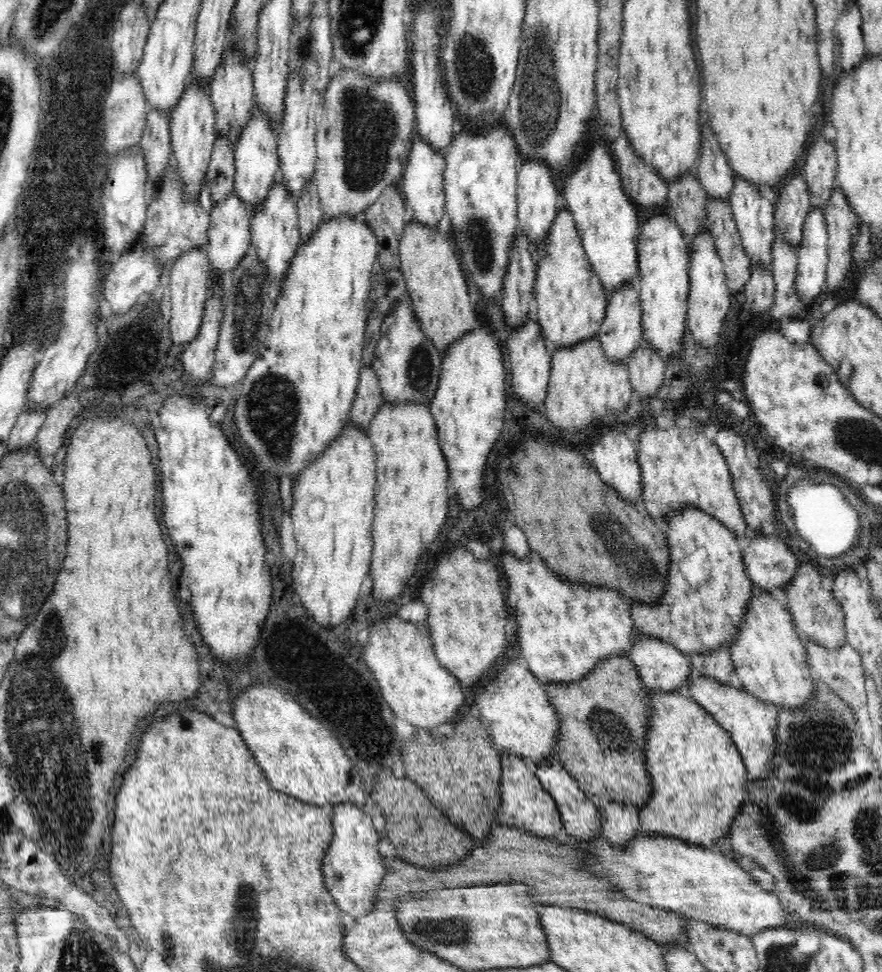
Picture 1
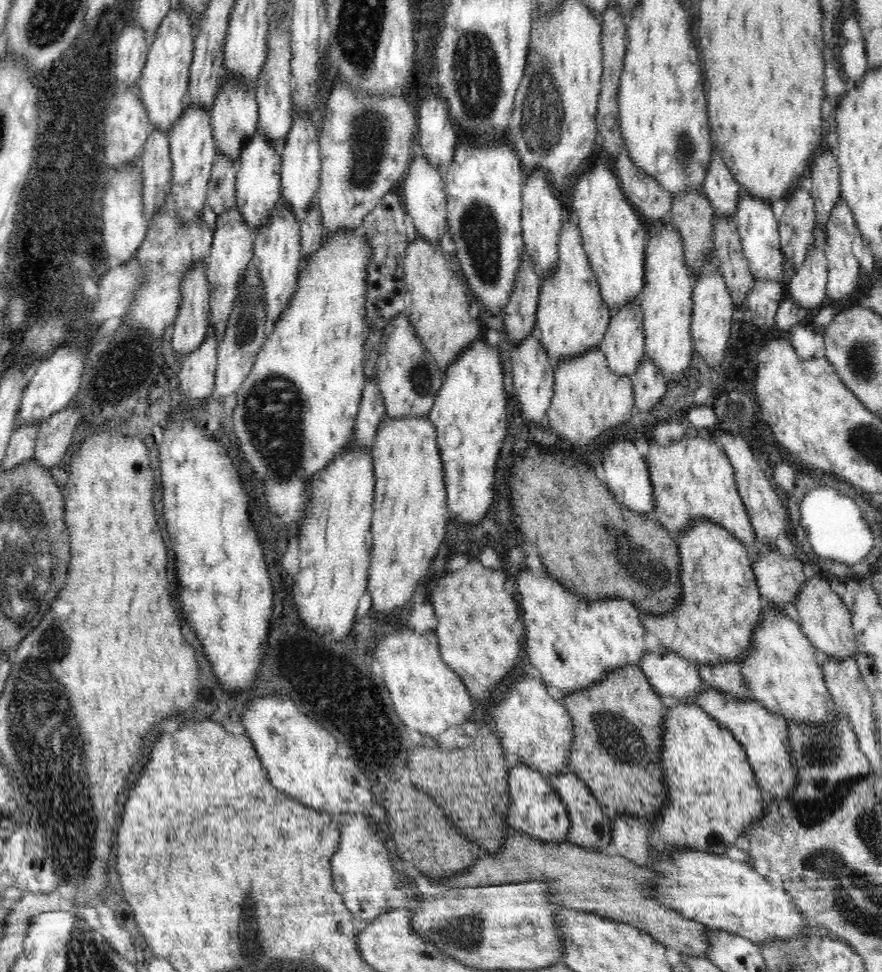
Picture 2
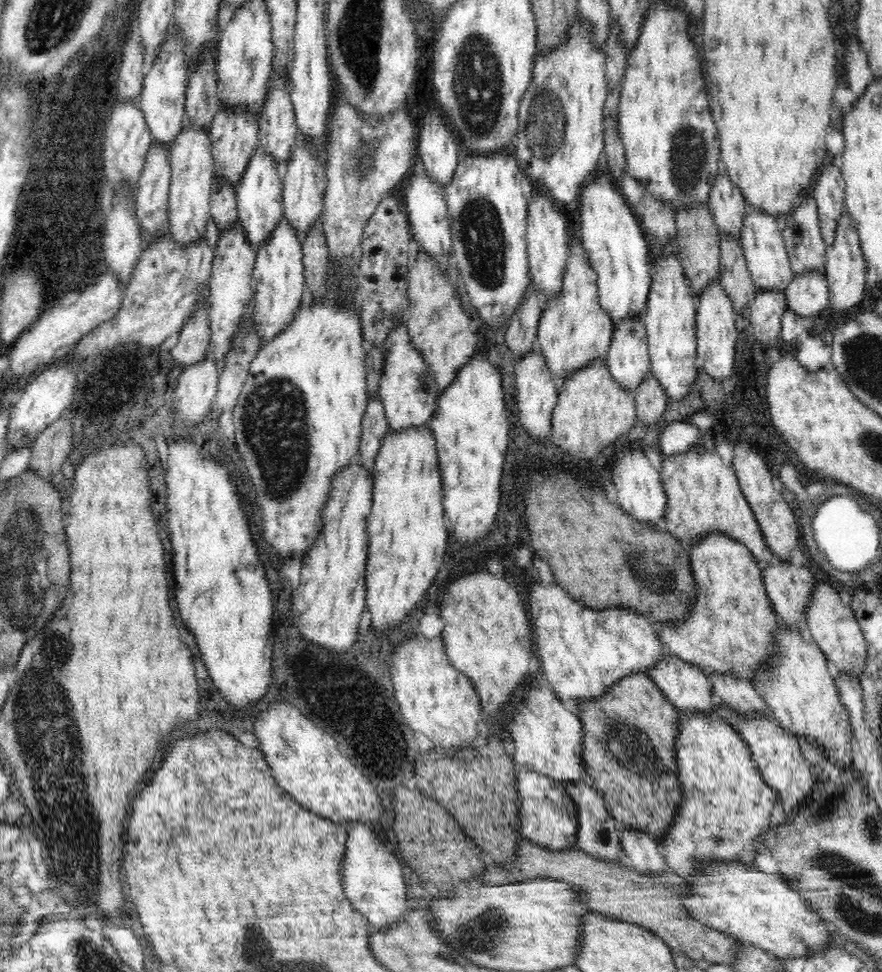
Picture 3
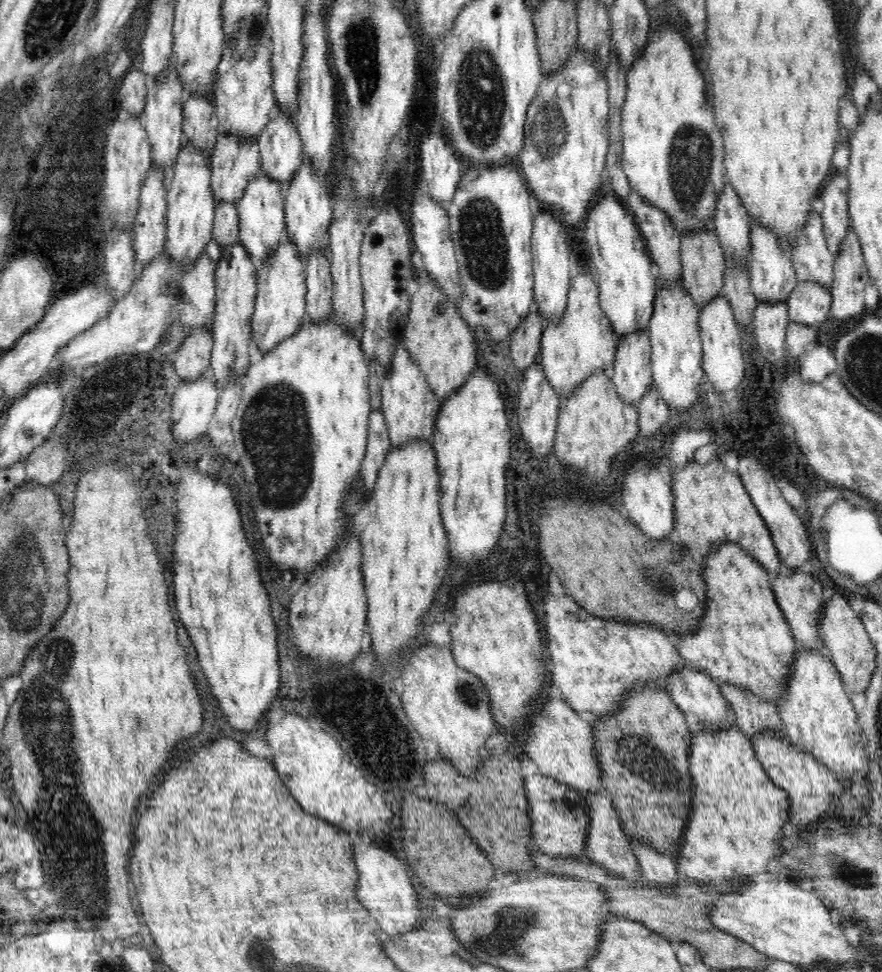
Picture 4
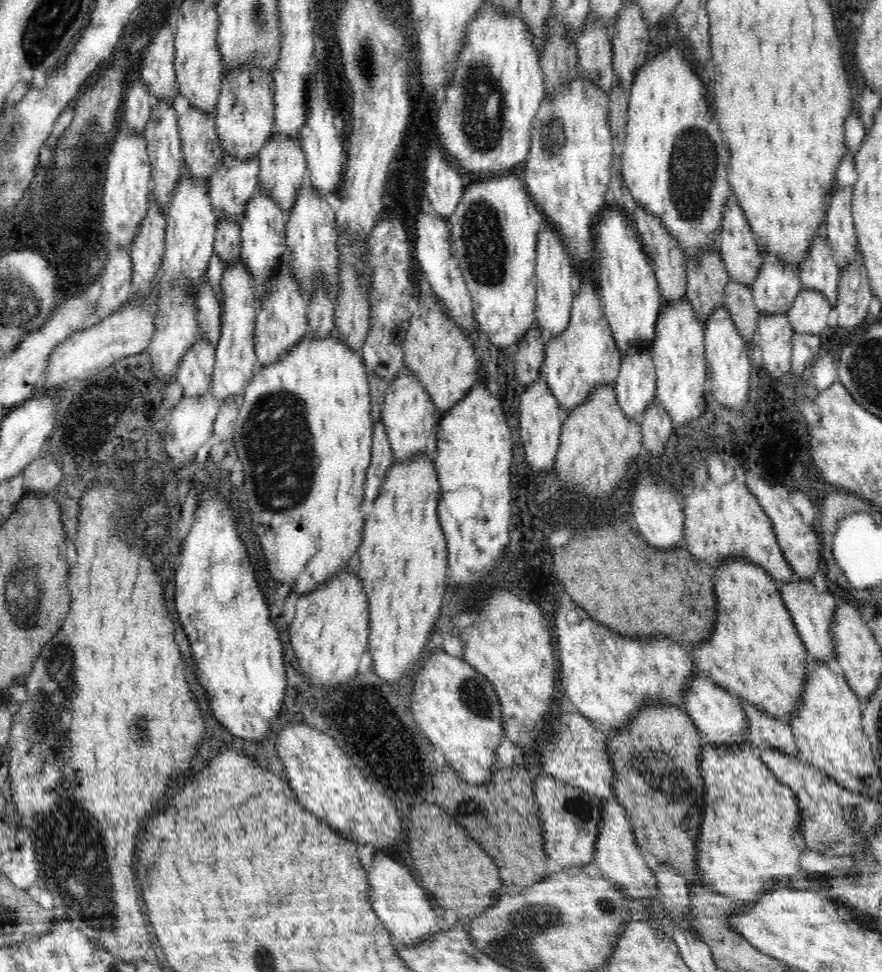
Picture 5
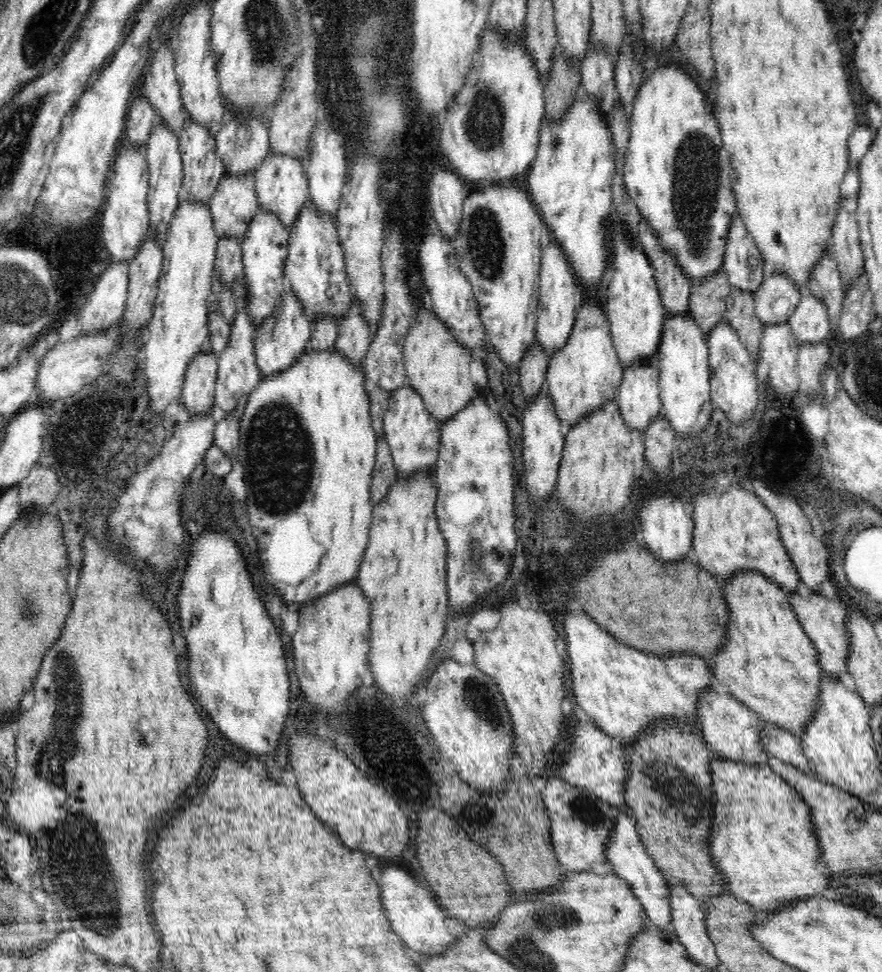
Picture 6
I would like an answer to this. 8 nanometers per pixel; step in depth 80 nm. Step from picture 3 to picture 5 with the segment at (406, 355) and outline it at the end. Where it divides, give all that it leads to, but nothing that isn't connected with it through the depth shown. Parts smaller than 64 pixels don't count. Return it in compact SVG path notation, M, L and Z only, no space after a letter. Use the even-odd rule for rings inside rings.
M405 365L400 368L398 376L389 382L385 392L384 406L381 419L386 429L394 456L398 461L404 462L412 458L416 453L424 453L424 456L433 461L437 455L437 435L440 414L436 405L432 403L428 391L422 388L422 383Z

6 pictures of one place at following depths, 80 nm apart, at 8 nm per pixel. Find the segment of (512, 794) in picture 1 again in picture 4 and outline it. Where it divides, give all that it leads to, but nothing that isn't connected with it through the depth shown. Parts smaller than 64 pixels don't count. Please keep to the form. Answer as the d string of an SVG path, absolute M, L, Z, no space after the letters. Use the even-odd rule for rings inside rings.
M540 772L524 777L528 799L533 846L555 857L579 857L585 854L589 827L589 808L582 791L554 781Z

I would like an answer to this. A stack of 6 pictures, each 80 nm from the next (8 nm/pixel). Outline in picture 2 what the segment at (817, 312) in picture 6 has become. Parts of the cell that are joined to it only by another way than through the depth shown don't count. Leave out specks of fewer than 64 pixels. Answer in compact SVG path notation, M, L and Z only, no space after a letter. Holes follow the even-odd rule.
M816 225L814 227L814 242L804 260L804 264L795 270L790 280L787 293L796 305L807 311L812 308L821 308L826 298L828 276L828 260L825 254L827 238L825 230Z

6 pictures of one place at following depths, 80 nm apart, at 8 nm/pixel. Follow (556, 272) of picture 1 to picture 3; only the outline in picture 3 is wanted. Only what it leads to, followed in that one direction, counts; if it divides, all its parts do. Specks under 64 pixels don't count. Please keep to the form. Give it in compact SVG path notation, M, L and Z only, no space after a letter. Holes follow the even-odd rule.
M576 236L568 237L569 252L562 292L558 298L543 302L536 344L543 353L555 384L560 385L568 376L574 376L580 368L586 368L594 360L605 360L612 340L613 326L610 315L599 303L597 274L586 262L585 249Z

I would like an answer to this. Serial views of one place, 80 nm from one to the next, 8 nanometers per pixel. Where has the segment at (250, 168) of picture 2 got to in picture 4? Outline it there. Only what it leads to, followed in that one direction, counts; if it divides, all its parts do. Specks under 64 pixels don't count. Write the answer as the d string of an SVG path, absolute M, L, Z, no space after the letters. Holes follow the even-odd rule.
M260 170L249 182L237 204L239 212L239 238L245 251L250 254L253 266L260 270L264 262L278 250L278 246L289 239L286 233L285 197L281 193L280 183L270 179L268 173Z

